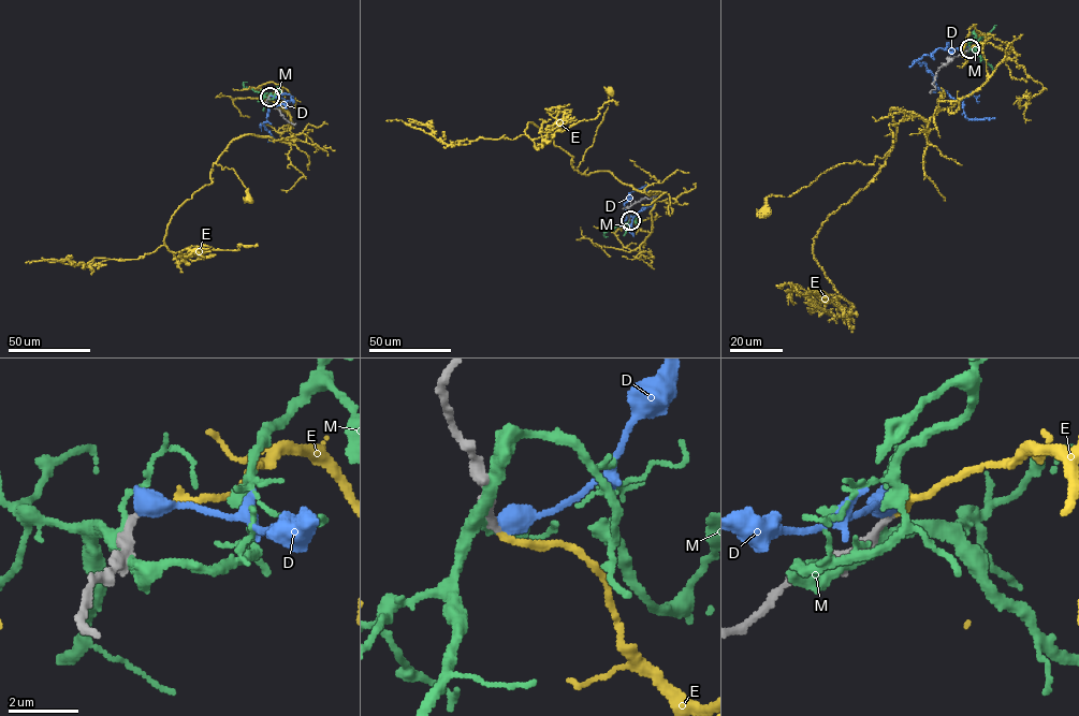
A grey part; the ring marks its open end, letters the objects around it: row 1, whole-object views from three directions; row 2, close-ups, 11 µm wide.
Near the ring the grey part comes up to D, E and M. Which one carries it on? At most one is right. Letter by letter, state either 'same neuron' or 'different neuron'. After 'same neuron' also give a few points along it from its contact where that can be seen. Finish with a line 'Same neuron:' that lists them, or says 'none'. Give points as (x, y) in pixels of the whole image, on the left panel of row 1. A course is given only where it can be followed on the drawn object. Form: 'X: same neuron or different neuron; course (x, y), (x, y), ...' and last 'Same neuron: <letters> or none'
D: different neuron
E: same neuron; course (268, 96), (280, 98), (293, 137), (283, 142), (241, 135), (217, 161), (222, 170), (233, 170), (249, 199)
M: different neuron
Same neuron: E

